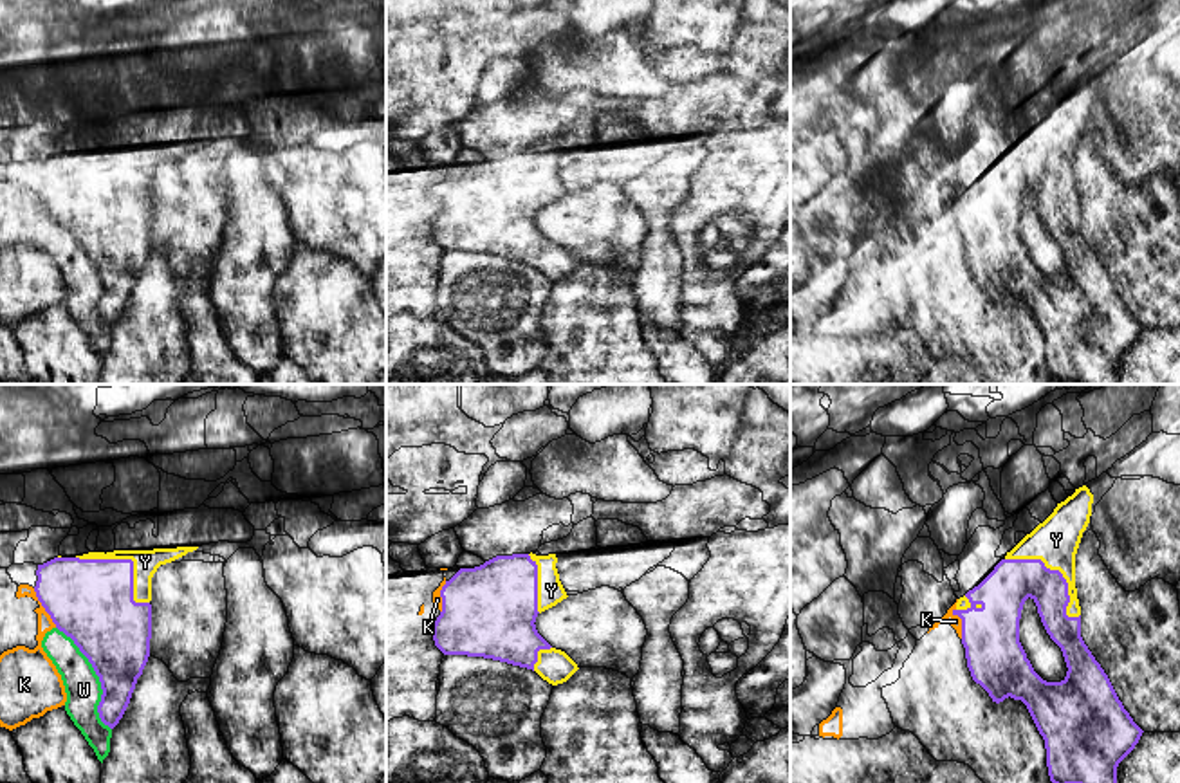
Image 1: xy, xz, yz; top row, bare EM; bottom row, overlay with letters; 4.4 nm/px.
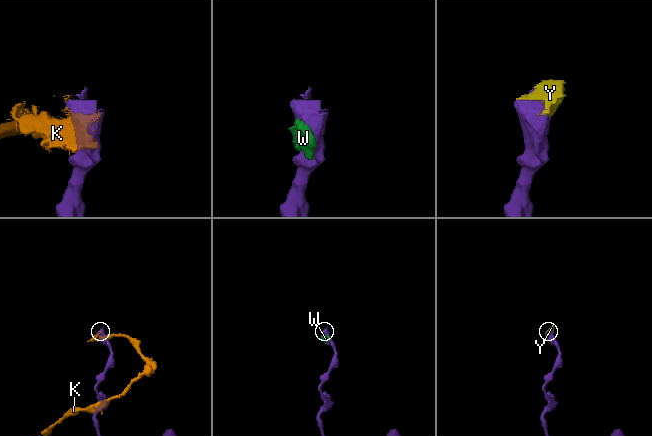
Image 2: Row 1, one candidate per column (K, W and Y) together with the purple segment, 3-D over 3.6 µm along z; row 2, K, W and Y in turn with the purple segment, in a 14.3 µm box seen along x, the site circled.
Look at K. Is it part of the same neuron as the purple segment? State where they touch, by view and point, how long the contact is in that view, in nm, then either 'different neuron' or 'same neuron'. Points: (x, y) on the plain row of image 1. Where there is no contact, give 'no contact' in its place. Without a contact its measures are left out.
xy (44, 202) | 200 nm | different neuron

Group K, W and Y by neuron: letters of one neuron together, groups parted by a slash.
K / W / Y

